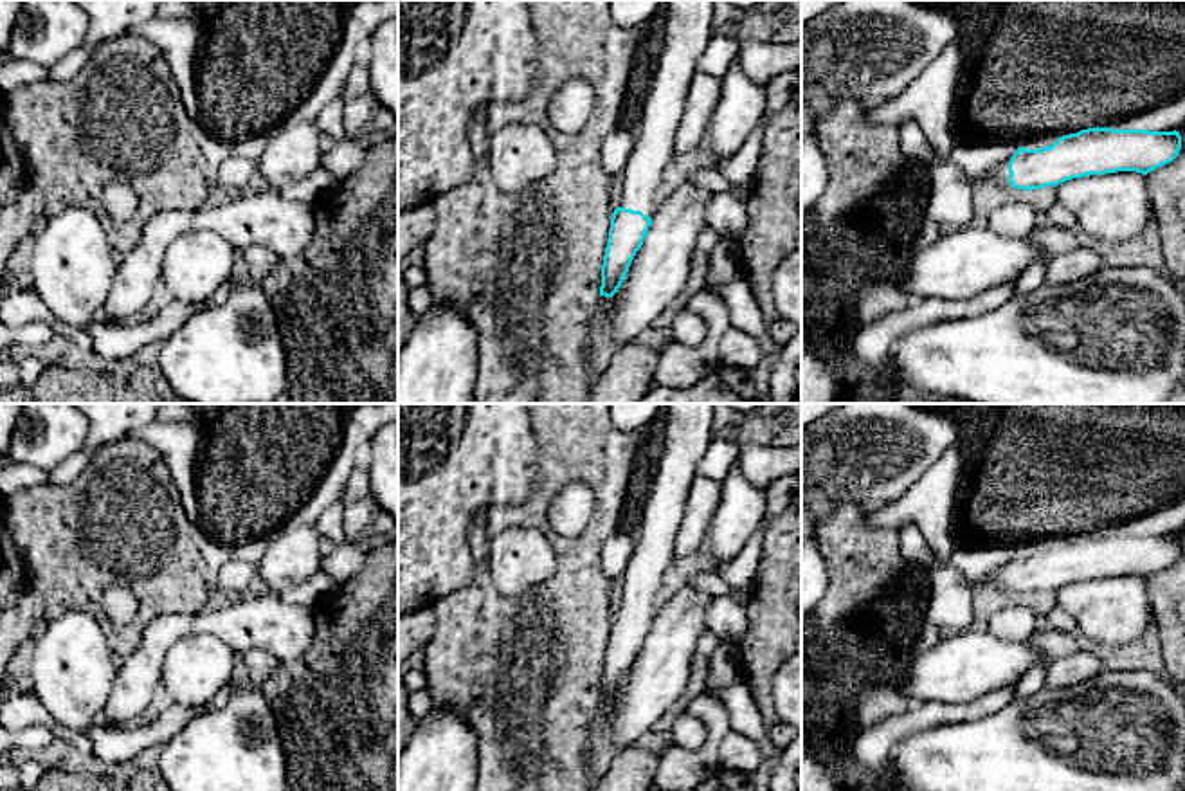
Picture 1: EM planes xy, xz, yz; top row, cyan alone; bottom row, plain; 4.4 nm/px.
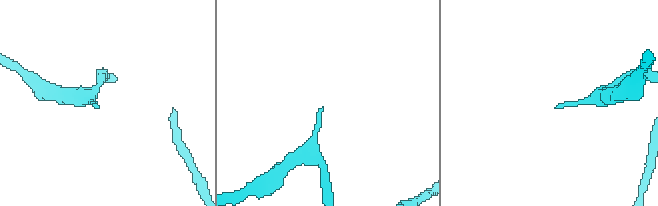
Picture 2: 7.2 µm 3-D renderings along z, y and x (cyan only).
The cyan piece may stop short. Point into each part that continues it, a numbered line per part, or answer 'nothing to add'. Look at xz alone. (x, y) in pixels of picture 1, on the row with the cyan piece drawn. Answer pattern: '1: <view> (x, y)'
1: xz (685, 29)

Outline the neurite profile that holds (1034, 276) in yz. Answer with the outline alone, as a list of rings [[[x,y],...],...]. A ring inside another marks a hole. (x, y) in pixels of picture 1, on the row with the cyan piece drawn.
[[[1048,259],[1030,265],[1016,281],[1014,295],[1028,295],[1046,283]]]

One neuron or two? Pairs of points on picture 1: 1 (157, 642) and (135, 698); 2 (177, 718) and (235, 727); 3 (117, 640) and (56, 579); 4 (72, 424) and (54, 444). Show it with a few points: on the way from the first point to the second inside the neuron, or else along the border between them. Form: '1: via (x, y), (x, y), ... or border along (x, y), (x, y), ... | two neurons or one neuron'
1: via (148, 656), (135, 683) | one neuron
2: border along (202, 710), (159, 746) | two neurons
3: via (107, 624), (72, 588) | one neuron
4: via (67, 429), (58, 438) | one neuron

